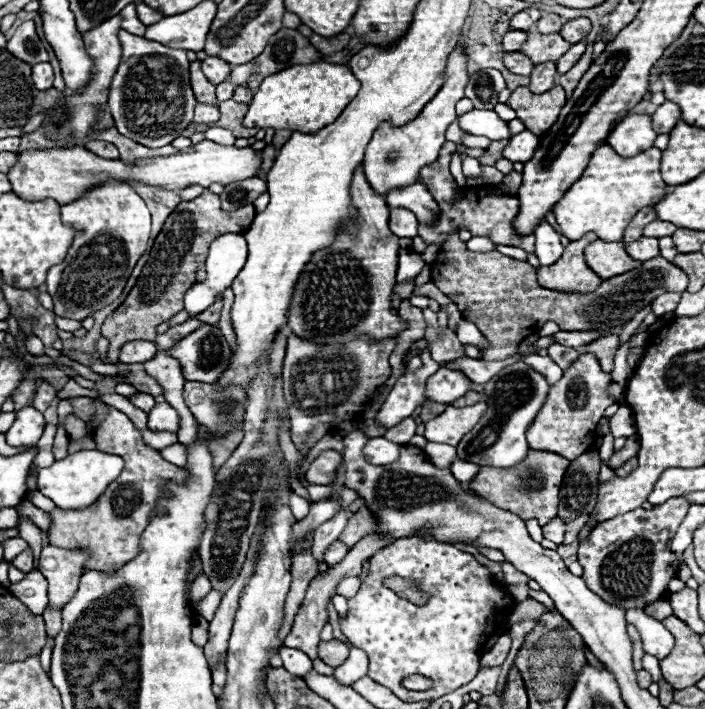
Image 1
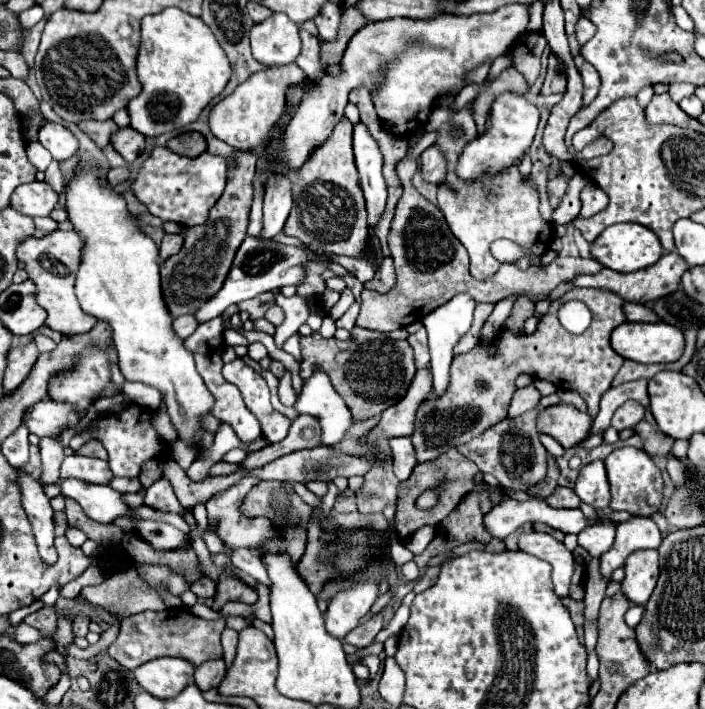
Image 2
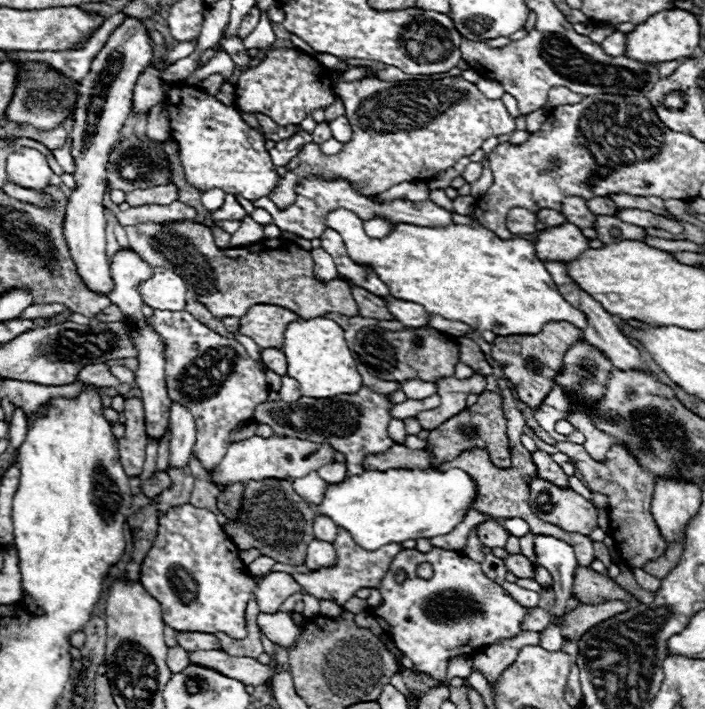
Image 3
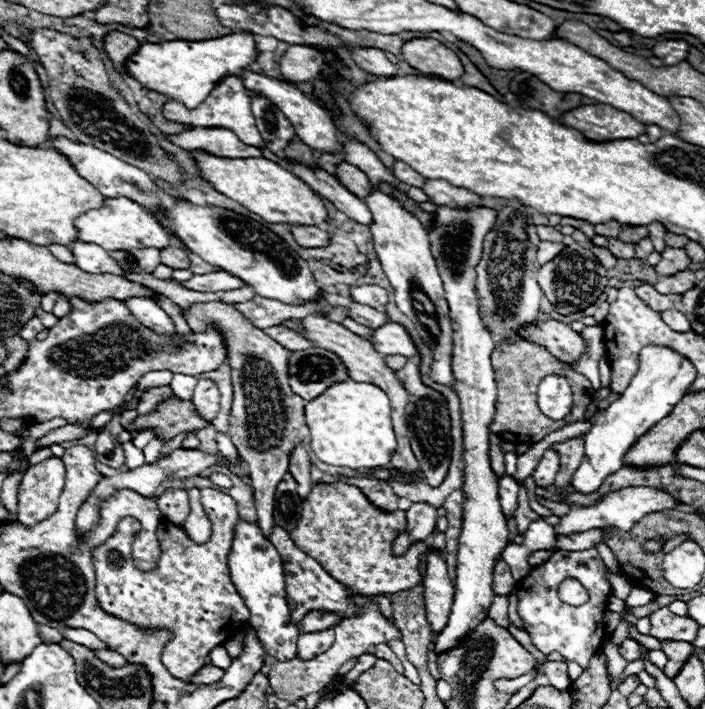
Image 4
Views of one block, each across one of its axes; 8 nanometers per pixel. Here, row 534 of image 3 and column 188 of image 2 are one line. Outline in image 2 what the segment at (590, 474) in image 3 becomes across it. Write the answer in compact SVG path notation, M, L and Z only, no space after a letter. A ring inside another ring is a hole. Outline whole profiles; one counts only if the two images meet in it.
M260 584L256 587L256 592L260 596L258 602L252 604L252 606L242 604L242 602L228 602L222 608L218 620L204 620L204 618L198 618L198 616L190 614L188 610L164 610L164 612L146 610L142 614L130 616L130 618L122 620L122 630L120 630L116 642L110 646L108 654L128 670L134 670L140 664L144 664L148 660L154 660L154 658L162 658L162 656L184 658L194 666L200 666L206 660L222 658L220 634L226 628L226 618L228 616L256 618L256 620L262 620L266 624L272 622L272 614L270 614L270 606L268 606L268 588L264 584Z

